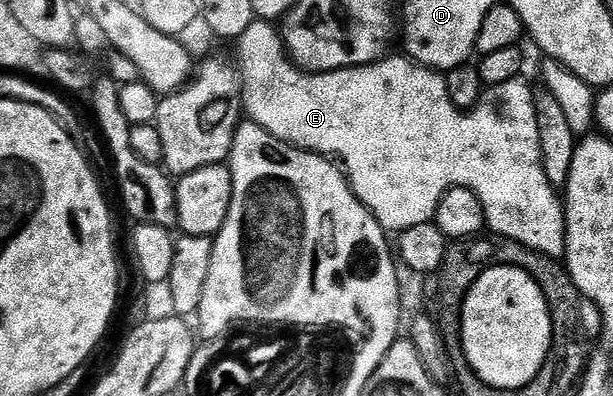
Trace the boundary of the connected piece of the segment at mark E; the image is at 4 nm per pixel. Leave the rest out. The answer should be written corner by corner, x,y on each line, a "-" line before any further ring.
254,20
250,28
238,39
238,46
244,53
244,70
242,66
242,106
247,117
258,123
266,132
270,132
278,140
286,144
296,146
299,150
308,150
312,154
322,154
325,156
335,156
342,167
348,184
356,193
359,202
372,212
372,215
380,221
380,225
388,232
399,232
406,228
414,228
414,224
426,224
436,217
436,209
440,203
441,196
447,190
453,190
456,186
465,186
482,200
484,209
484,220
487,229
493,235
510,240
518,240
526,248
534,248
540,254
545,254
557,260
564,258
564,245
566,244
567,232
565,230
565,207
561,199
556,199
557,187
551,186
546,180
546,172
542,168
542,148
538,144
538,116
536,115
536,100
534,90
524,83
524,80
507,82
501,86
494,86
484,91
484,97
479,104
471,107
469,112
465,112
461,107
450,100
450,92
446,92
446,80
444,74
429,70
427,66
422,66
418,62
413,62
407,56
392,58
385,56
379,62
372,63
371,66
351,66
345,70
335,70
329,74
305,74
302,70
297,70
292,65
285,49
284,39
281,31
276,30
271,21

